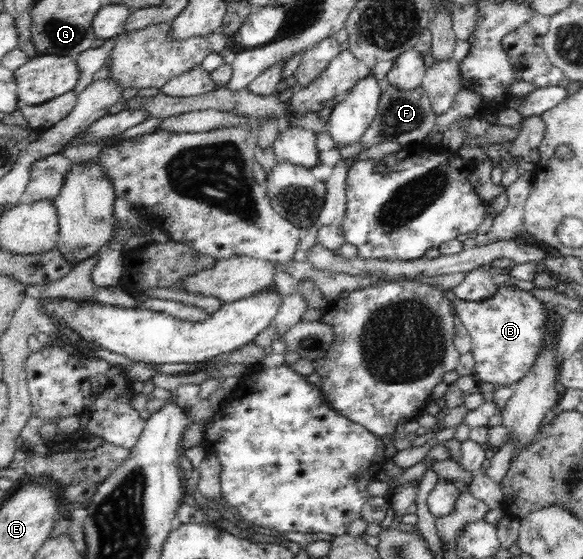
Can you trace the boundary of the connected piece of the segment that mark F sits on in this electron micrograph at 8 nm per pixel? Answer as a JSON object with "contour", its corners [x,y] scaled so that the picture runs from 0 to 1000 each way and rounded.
{"contour":[[[666,148],[664,157],[655,163],[647,206],[631,231],[616,245],[616,254],[624,259],[624,267],[659,256],[659,252],[679,252],[690,261],[724,256],[744,229],[750,209],[724,156],[714,156],[707,163],[690,163]]]}

